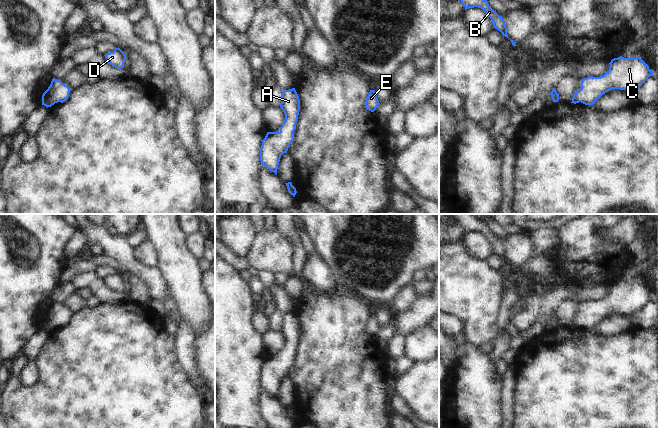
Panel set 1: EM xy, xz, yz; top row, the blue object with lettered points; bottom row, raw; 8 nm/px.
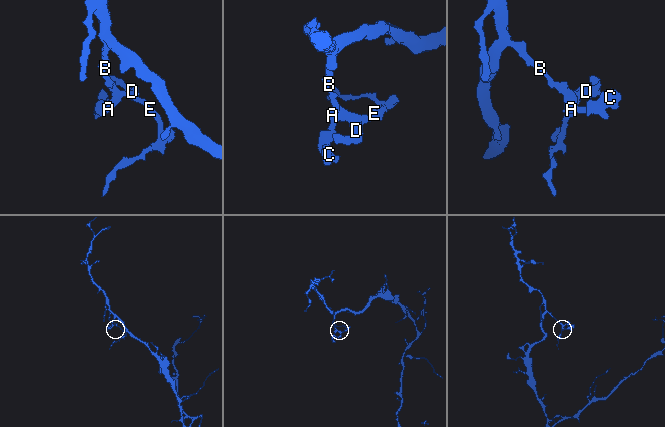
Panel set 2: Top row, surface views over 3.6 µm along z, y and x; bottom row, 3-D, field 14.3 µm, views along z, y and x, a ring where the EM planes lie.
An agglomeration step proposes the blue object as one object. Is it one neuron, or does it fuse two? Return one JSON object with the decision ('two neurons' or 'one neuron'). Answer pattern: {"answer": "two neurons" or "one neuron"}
{"answer": "one neuron"}

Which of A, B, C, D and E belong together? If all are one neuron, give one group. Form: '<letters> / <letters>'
A B C D E

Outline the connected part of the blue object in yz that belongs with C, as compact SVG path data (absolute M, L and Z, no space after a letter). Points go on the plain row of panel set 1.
M620 280L612 283L609 288L609 294L603 300L589 300L581 304L581 313L575 316L571 327L593 329L598 322L612 313L631 316L653 300L653 295L640 281Z

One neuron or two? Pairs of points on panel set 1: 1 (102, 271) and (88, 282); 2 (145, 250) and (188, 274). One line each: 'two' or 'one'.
1: two
2: two

